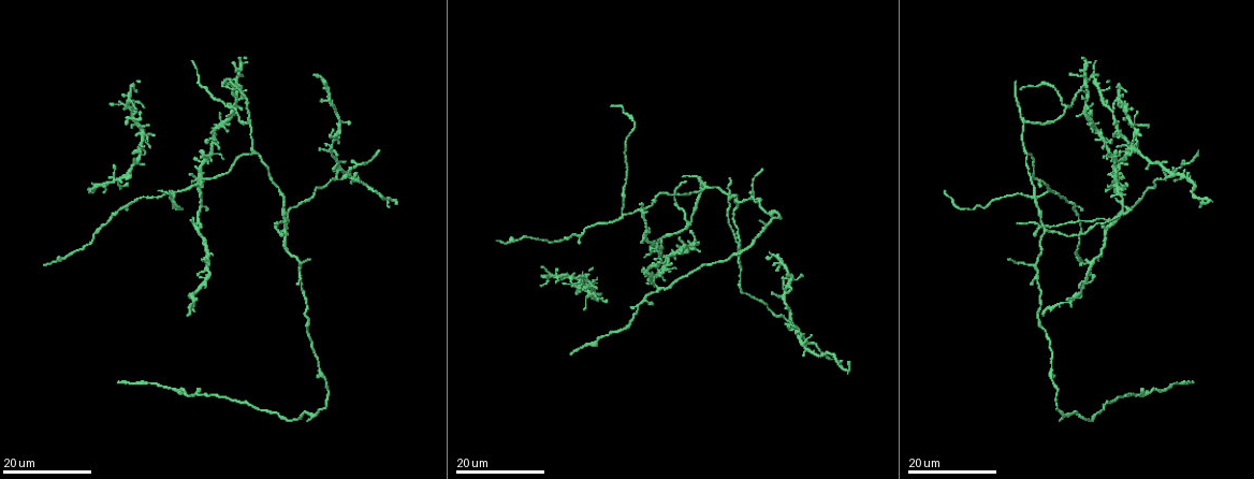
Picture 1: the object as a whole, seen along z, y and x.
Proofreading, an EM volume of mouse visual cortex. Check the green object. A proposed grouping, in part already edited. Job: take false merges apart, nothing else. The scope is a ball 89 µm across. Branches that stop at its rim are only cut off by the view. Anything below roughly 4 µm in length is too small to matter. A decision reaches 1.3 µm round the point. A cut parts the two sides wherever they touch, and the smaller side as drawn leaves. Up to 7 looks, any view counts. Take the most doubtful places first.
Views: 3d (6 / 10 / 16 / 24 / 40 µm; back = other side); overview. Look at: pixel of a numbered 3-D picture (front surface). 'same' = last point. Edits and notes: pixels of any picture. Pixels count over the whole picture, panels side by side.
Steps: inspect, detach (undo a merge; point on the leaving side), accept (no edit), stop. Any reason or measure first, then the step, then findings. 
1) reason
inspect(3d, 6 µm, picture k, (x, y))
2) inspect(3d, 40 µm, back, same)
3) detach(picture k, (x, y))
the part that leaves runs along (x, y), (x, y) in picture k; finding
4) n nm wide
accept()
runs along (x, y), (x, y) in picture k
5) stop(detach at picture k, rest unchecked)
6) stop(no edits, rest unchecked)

four or more arms meet
inspect(3d, 24 µm, picture 1, (1172, 173))

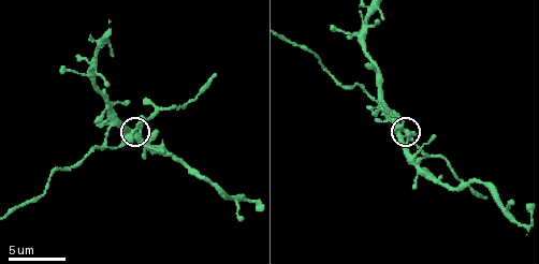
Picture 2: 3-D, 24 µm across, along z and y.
inspect(3d, 10 µm, picture 2, (135, 129))

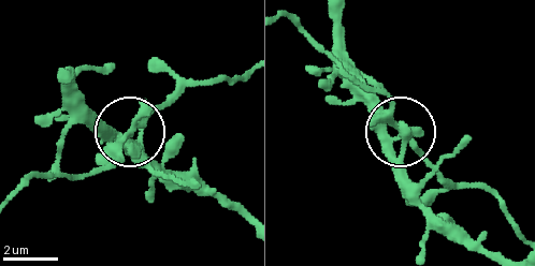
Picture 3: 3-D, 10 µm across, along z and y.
4 arms
accept()
all the same cell

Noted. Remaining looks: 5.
branch point
inspect(3d, 24 µm, picture 1, (682, 244))

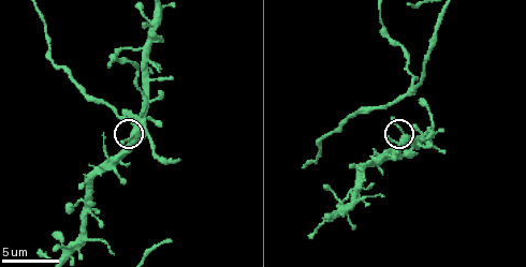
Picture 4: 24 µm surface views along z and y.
inspect(3d, 6 µm, picture 4, (403, 131))

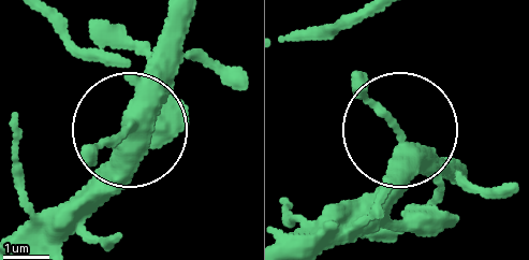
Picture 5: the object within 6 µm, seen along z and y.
290 nm wide
accept()
continuous, no second cell

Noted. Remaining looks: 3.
inspect(3d, 16 µm, picture 1, (138, 126))

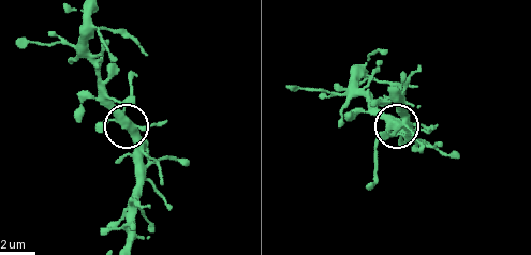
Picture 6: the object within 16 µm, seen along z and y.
closer look
inspect(3d, 6 µm, picture 6, (117, 122))

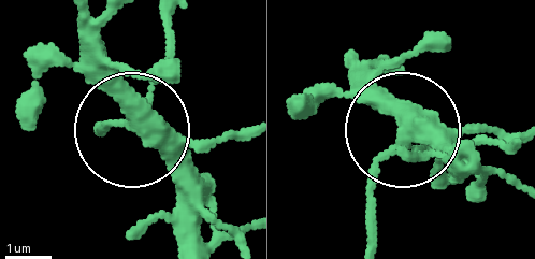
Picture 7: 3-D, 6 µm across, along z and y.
accept()
runs along (452, 154), (402, 139), (372, 196), (372, 242) in picture 7; continuous, no second cell

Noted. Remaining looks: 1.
stop(no edits, rest unchecked)

